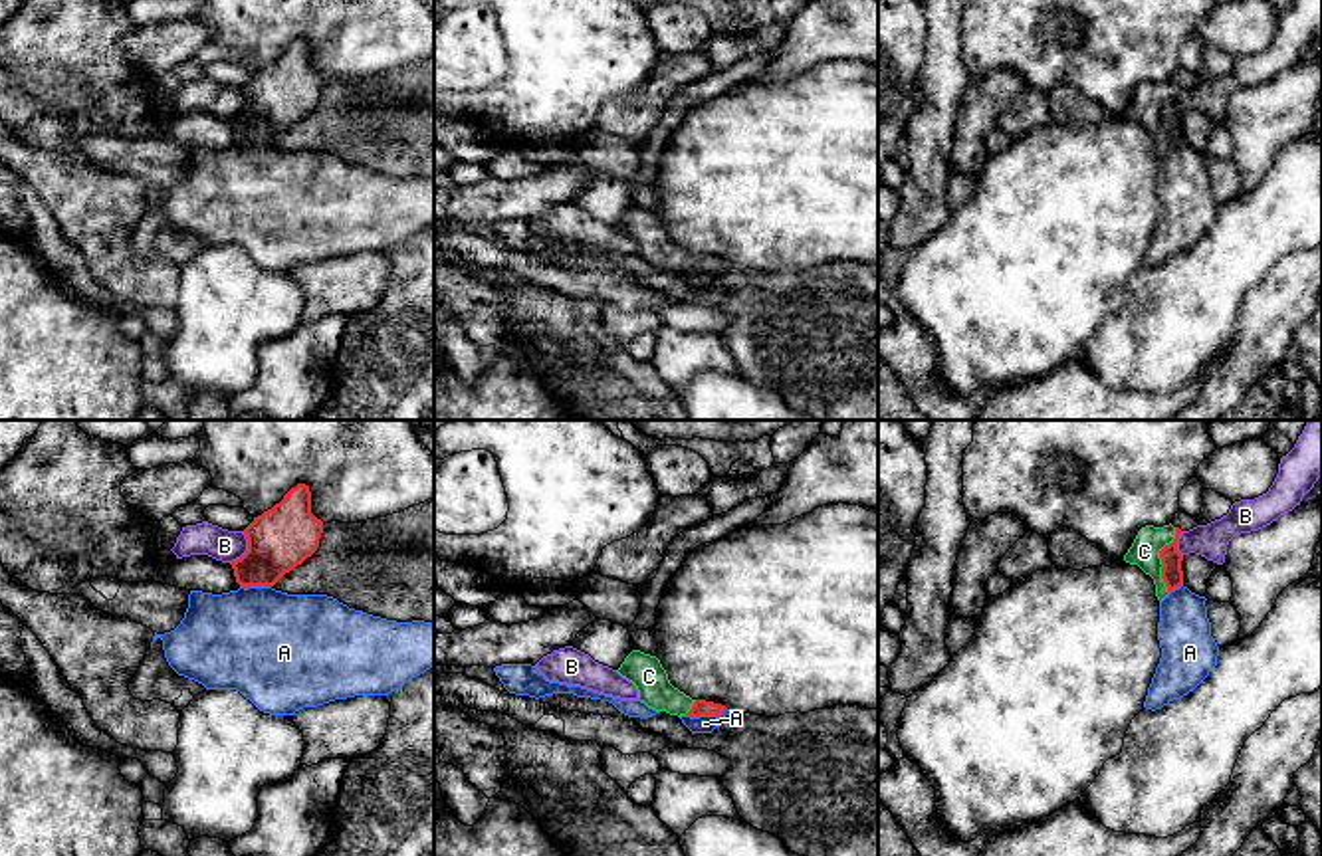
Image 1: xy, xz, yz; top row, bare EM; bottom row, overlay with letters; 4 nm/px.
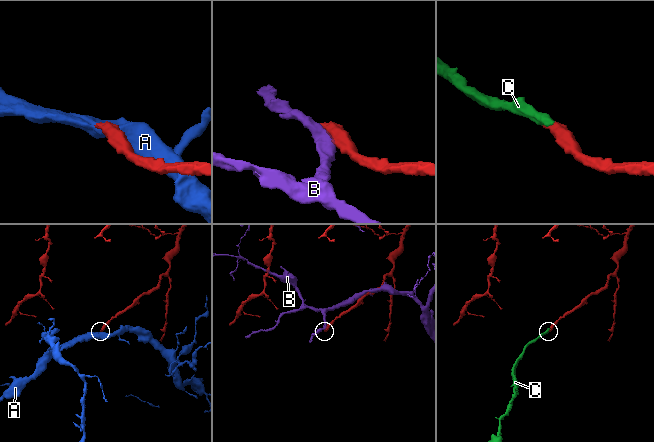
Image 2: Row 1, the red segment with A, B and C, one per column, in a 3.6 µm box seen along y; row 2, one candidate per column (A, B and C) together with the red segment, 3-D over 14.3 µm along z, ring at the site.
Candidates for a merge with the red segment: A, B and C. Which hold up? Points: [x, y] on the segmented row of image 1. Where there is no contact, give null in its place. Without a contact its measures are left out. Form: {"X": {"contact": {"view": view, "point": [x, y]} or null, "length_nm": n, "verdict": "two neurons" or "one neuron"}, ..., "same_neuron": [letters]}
{"A": {"contact": {"view": "xz", "point": [706, 714]}, "length_nm": 170, "verdict": "two neurons"}, "B": {"contact": {"view": "xy", "point": [248, 549]}, "length_nm": 150, "verdict": "two neurons"}, "C": {"contact": {"view": "yz", "point": [1162, 561]}, "length_nm": 280, "verdict": "one neuron"}, "same_neuron": ["C"]}

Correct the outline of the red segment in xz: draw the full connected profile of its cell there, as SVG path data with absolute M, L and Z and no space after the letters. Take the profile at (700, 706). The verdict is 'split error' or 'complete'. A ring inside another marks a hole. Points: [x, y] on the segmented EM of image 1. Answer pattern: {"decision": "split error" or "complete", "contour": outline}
{"decision": "split error", "contour": "M632 650L616 672L632 682L638 690L638 699L656 711L666 711L678 717L719 717L725 709L725 705L721 703L692 699L690 696L674 688L660 660L640 650Z"}

